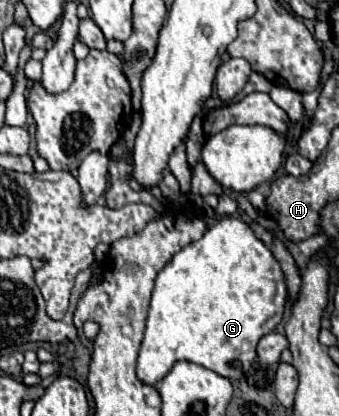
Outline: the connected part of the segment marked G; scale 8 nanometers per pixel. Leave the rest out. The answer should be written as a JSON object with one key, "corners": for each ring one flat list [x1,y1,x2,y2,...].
{"corners":[[231,216,219,218,207,228,201,240,191,242,183,248,183,252,177,252,163,268,163,274,159,272,155,278,147,330,137,360,137,378,143,384,155,386,169,374,175,362,187,360,213,370,223,378,241,380,255,360,255,346,261,336,273,332,281,322,285,302,285,276,271,250,259,238,255,238,253,230,243,220]]}

